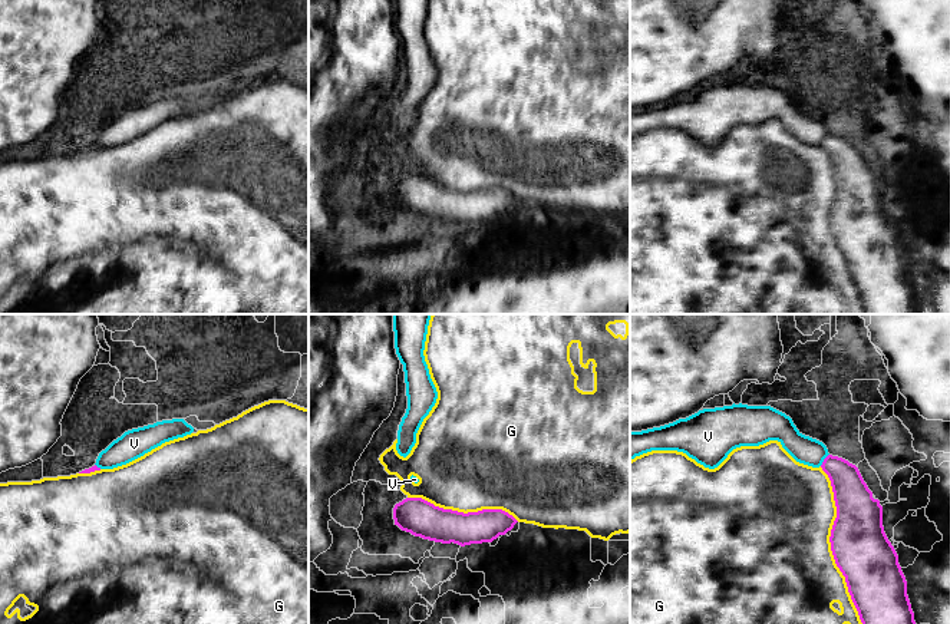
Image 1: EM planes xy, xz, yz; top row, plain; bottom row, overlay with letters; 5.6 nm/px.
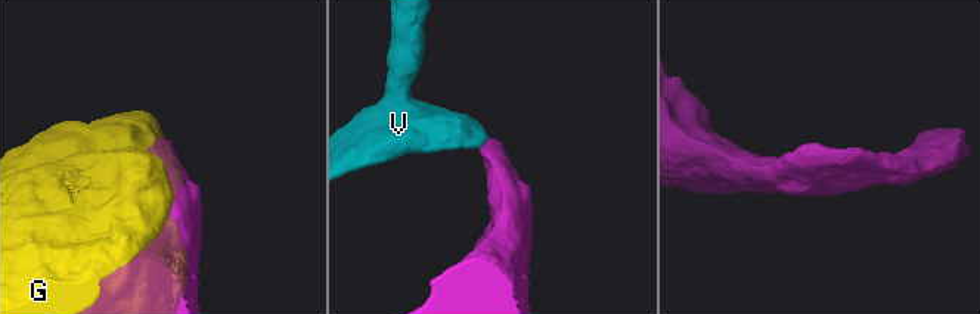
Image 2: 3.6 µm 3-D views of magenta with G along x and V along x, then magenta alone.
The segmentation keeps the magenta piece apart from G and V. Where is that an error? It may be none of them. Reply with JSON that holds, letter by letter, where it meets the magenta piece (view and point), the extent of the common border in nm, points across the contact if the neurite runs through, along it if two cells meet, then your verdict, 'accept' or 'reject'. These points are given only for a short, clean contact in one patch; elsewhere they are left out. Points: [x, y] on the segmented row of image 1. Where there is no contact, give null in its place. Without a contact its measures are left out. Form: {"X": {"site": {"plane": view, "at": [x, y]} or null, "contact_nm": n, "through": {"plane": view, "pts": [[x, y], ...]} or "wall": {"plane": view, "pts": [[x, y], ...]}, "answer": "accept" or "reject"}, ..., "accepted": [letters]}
{"G": {"site": {"plane": "yz", "at": [831, 545]}, "contact_nm": 900, "answer": "reject"}, "V": {"site": {"plane": "yz", "at": [824, 459]}, "contact_nm": 90, "wall": {"plane": "yz", "pts": [[828, 454], [820, 465]]}, "answer": "reject"}, "accepted": []}

